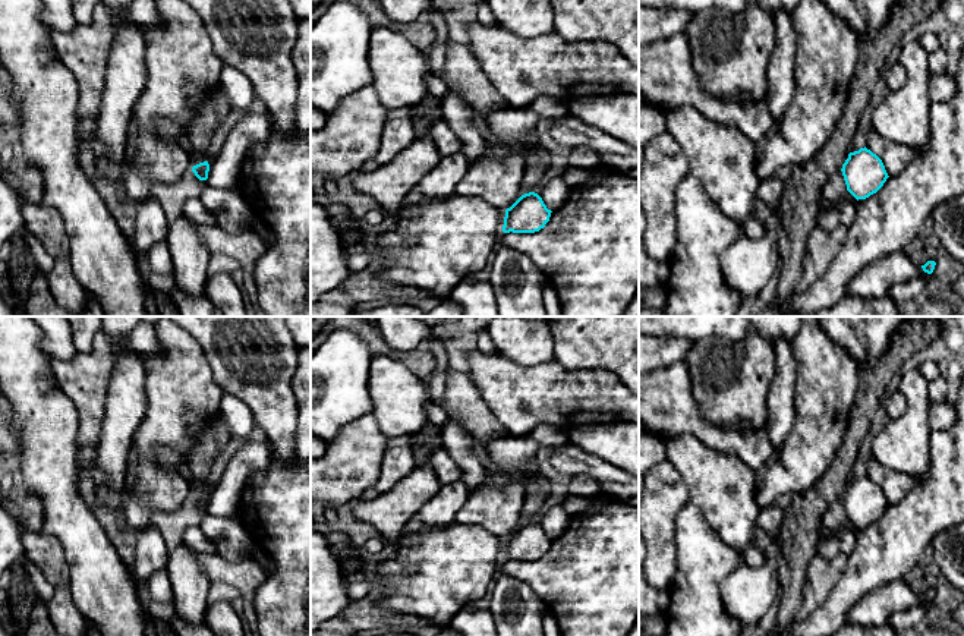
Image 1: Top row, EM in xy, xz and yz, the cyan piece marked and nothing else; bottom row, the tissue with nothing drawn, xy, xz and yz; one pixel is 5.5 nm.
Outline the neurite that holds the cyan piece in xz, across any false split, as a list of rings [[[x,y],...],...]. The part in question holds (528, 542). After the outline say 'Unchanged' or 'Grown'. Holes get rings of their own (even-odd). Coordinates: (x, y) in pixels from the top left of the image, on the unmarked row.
[[[524,522],[510,536],[505,538],[503,560],[539,560],[549,550],[551,541],[552,539],[546,536],[538,522]]]. Unchanged

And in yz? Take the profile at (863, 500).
[[[866,475],[850,481],[841,500],[847,519],[857,529],[876,522],[889,506],[882,488]]]. Unchanged

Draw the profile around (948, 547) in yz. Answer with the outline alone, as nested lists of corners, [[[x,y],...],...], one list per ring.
[[[964,522],[935,535],[930,545],[941,573],[964,592]]]

